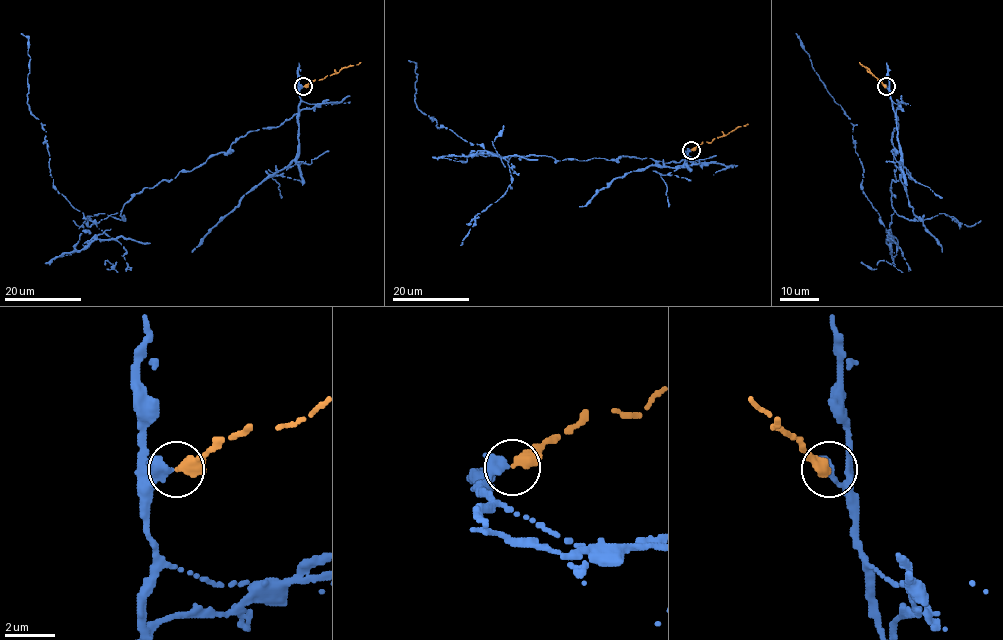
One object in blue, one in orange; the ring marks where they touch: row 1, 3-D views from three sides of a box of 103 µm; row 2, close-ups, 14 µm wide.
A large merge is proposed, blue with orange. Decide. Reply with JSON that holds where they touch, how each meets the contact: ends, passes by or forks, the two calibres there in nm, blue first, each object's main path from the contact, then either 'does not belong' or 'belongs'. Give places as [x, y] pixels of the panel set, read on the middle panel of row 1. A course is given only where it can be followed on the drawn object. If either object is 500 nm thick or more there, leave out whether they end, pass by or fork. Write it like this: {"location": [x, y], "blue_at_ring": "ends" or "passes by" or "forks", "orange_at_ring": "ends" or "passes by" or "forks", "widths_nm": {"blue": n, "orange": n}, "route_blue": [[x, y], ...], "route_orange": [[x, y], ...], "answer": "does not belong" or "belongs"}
{"location": [691, 150], "blue_at_ring": "ends", "orange_at_ring": "ends", "widths_nm": {"blue": 480, "orange": 400}, "route_blue": [[690, 151], [666, 163], [619, 156], [443, 157], [490, 153], [436, 127], [417, 107], [415, 63], [408, 60]], "route_orange": [[691, 151], [703, 142], [724, 136], [748, 124]], "answer": "does not belong"}

